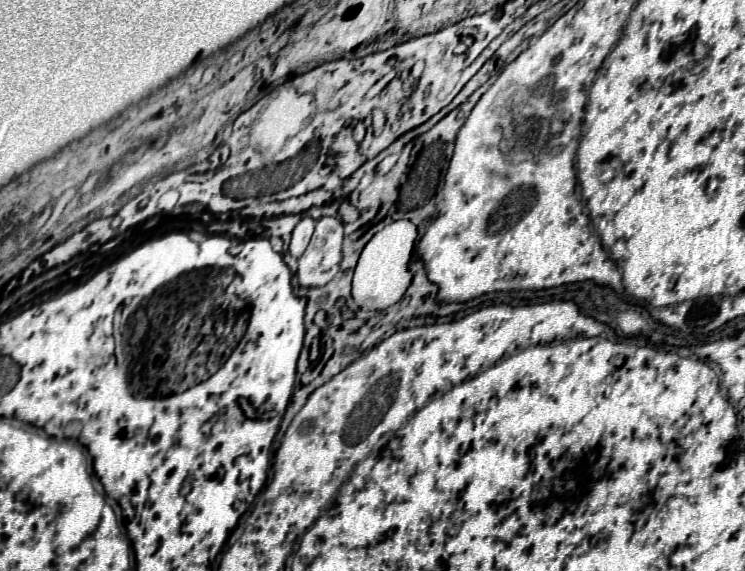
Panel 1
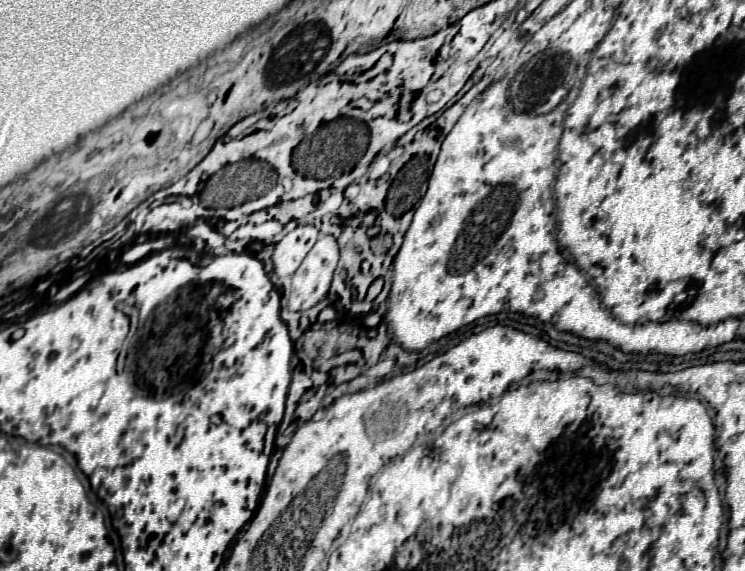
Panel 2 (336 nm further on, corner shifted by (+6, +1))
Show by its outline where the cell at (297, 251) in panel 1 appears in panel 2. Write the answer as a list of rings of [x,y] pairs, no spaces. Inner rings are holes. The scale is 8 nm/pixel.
[[[298,226],[296,230],[288,232],[272,254],[274,272],[280,278],[292,276],[316,240],[318,240],[318,230],[314,226]]]

